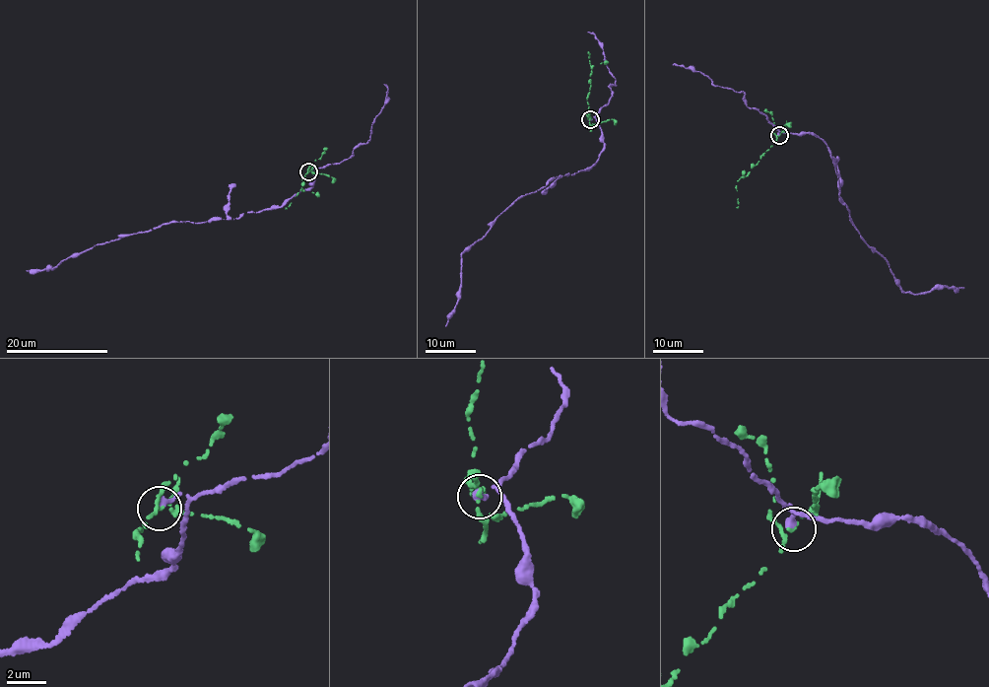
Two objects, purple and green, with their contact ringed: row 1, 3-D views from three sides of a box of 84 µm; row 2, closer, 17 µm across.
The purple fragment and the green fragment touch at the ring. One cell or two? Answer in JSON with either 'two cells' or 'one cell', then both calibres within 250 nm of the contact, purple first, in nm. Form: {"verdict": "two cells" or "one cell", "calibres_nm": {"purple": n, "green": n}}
{"verdict": "two cells", "calibres_nm": {"purple": 360, "green": 150}}

